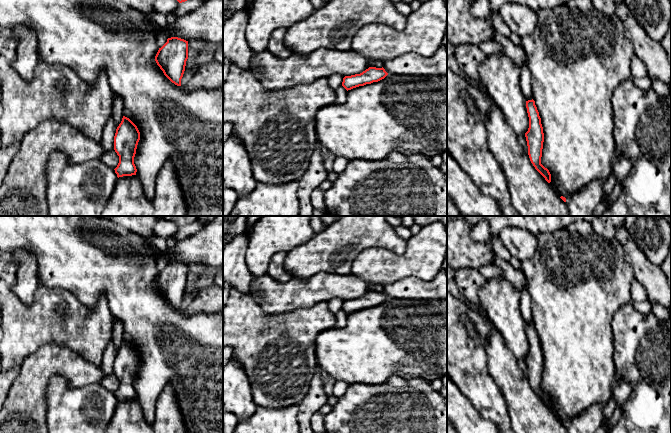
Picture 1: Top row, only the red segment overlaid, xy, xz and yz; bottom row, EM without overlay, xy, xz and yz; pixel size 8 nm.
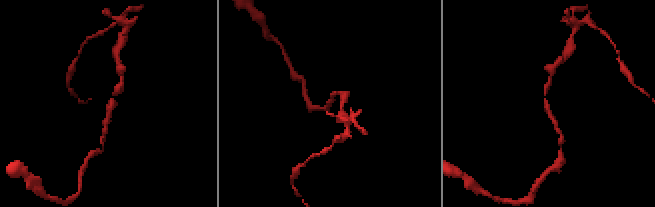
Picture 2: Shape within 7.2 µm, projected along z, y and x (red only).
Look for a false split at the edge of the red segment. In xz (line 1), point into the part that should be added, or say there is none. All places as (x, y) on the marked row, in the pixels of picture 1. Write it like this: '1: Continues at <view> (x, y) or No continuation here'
1: No continuation here

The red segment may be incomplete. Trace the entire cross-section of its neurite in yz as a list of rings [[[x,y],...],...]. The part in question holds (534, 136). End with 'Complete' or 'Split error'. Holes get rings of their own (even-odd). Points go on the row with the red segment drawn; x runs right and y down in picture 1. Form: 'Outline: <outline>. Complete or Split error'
Outline: [[[533,99],[526,101],[526,108],[529,117],[529,128],[525,133],[528,146],[528,155],[535,169],[545,178],[548,183],[550,183],[551,174],[549,170],[541,164],[544,133],[535,101]]]. Complete

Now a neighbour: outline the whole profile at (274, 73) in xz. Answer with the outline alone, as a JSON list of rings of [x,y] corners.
[[[321,48],[308,56],[292,54],[287,58],[279,58],[265,50],[253,54],[249,69],[264,89],[276,91],[328,78],[332,74],[343,77],[360,74],[369,68],[370,62],[351,49]]]

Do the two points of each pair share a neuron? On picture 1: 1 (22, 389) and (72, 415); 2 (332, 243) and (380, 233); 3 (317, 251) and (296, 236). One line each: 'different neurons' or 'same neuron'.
1: different neurons
2: same neuron
3: different neurons

